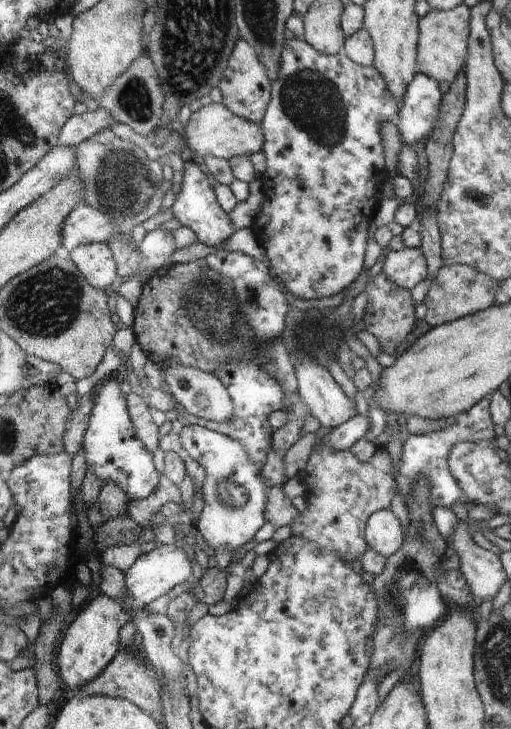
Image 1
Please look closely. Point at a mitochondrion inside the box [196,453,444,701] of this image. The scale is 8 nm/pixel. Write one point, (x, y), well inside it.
(401, 588)

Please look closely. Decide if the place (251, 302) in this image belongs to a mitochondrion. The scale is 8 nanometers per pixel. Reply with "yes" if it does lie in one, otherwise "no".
yes

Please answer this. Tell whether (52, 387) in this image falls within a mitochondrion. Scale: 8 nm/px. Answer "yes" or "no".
no

